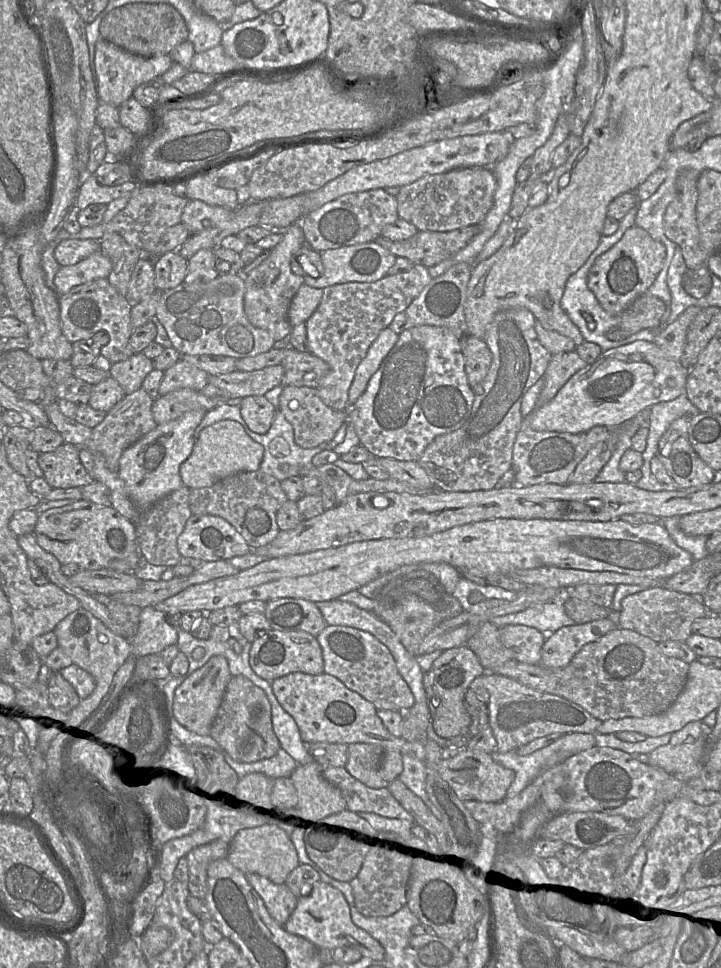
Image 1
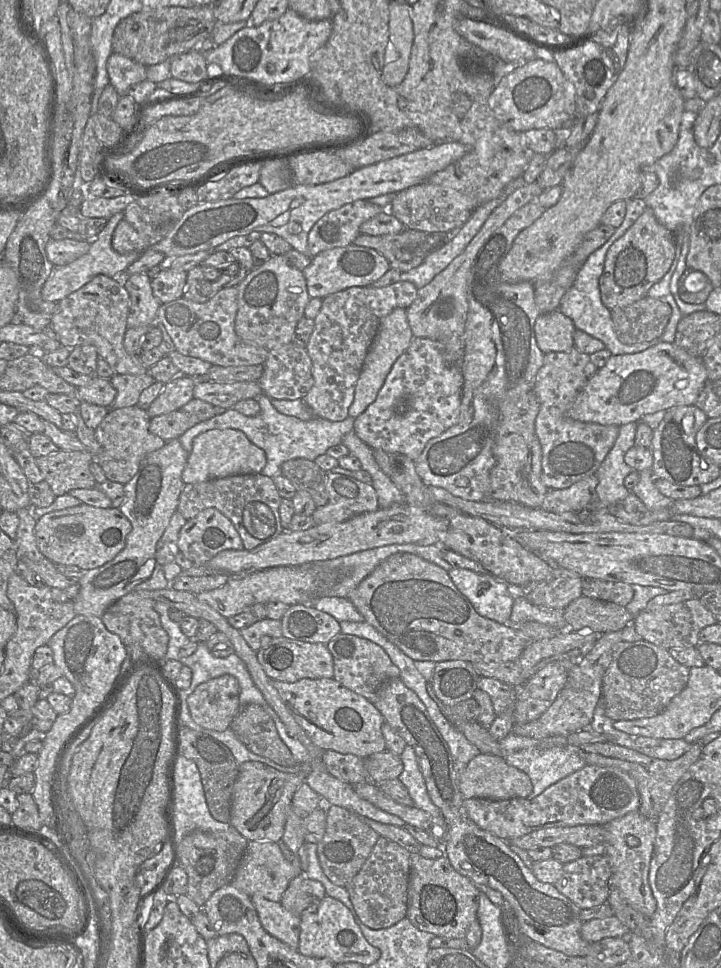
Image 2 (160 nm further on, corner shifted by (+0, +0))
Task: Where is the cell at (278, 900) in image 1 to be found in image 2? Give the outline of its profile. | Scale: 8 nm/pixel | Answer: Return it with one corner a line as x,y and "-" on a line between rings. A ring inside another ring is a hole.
261,895
251,896
264,930
292,949
298,949
300,917
286,910
280,902
273,902

